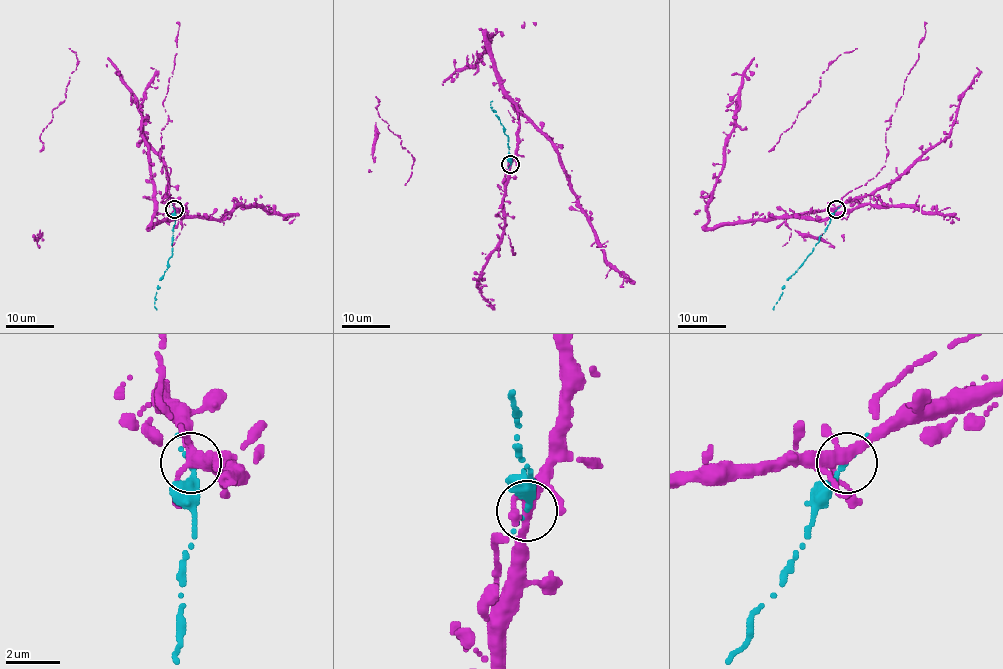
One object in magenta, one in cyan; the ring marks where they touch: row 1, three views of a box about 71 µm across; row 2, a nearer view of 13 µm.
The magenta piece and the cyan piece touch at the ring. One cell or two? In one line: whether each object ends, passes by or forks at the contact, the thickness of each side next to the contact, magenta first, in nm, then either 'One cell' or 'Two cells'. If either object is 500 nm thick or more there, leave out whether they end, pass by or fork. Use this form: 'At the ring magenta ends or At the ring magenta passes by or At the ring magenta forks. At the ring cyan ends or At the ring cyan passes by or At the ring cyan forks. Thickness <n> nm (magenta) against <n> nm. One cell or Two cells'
At the ring magenta forks. At the ring cyan ends. Thickness 380 nm (magenta) against 240 nm. One cell

